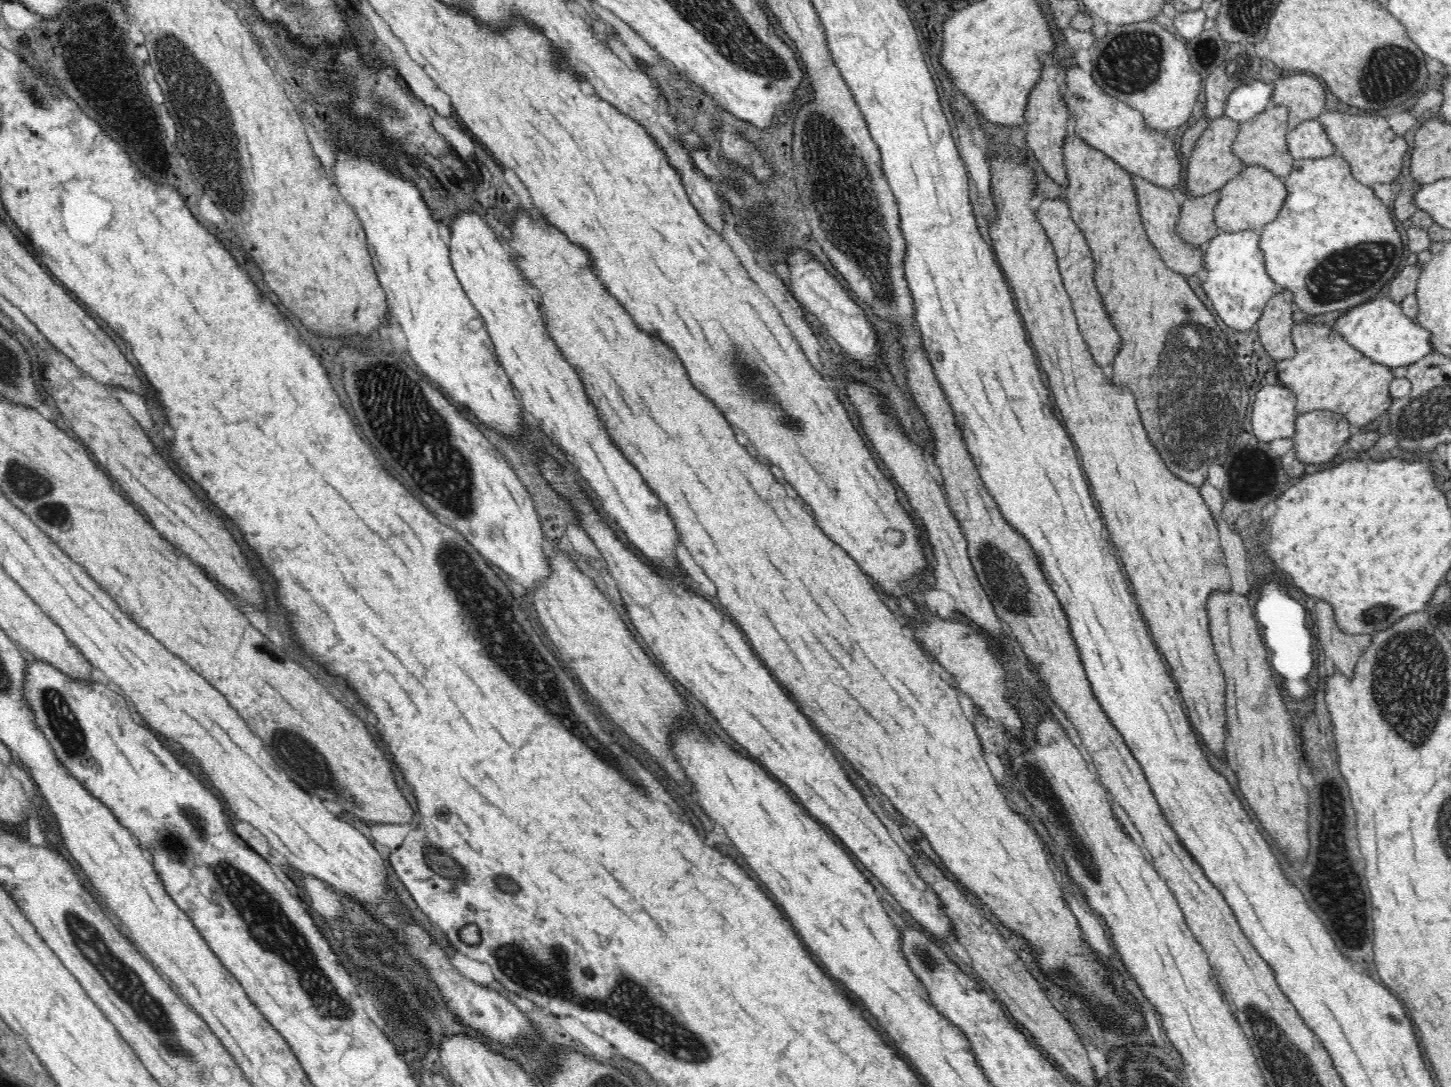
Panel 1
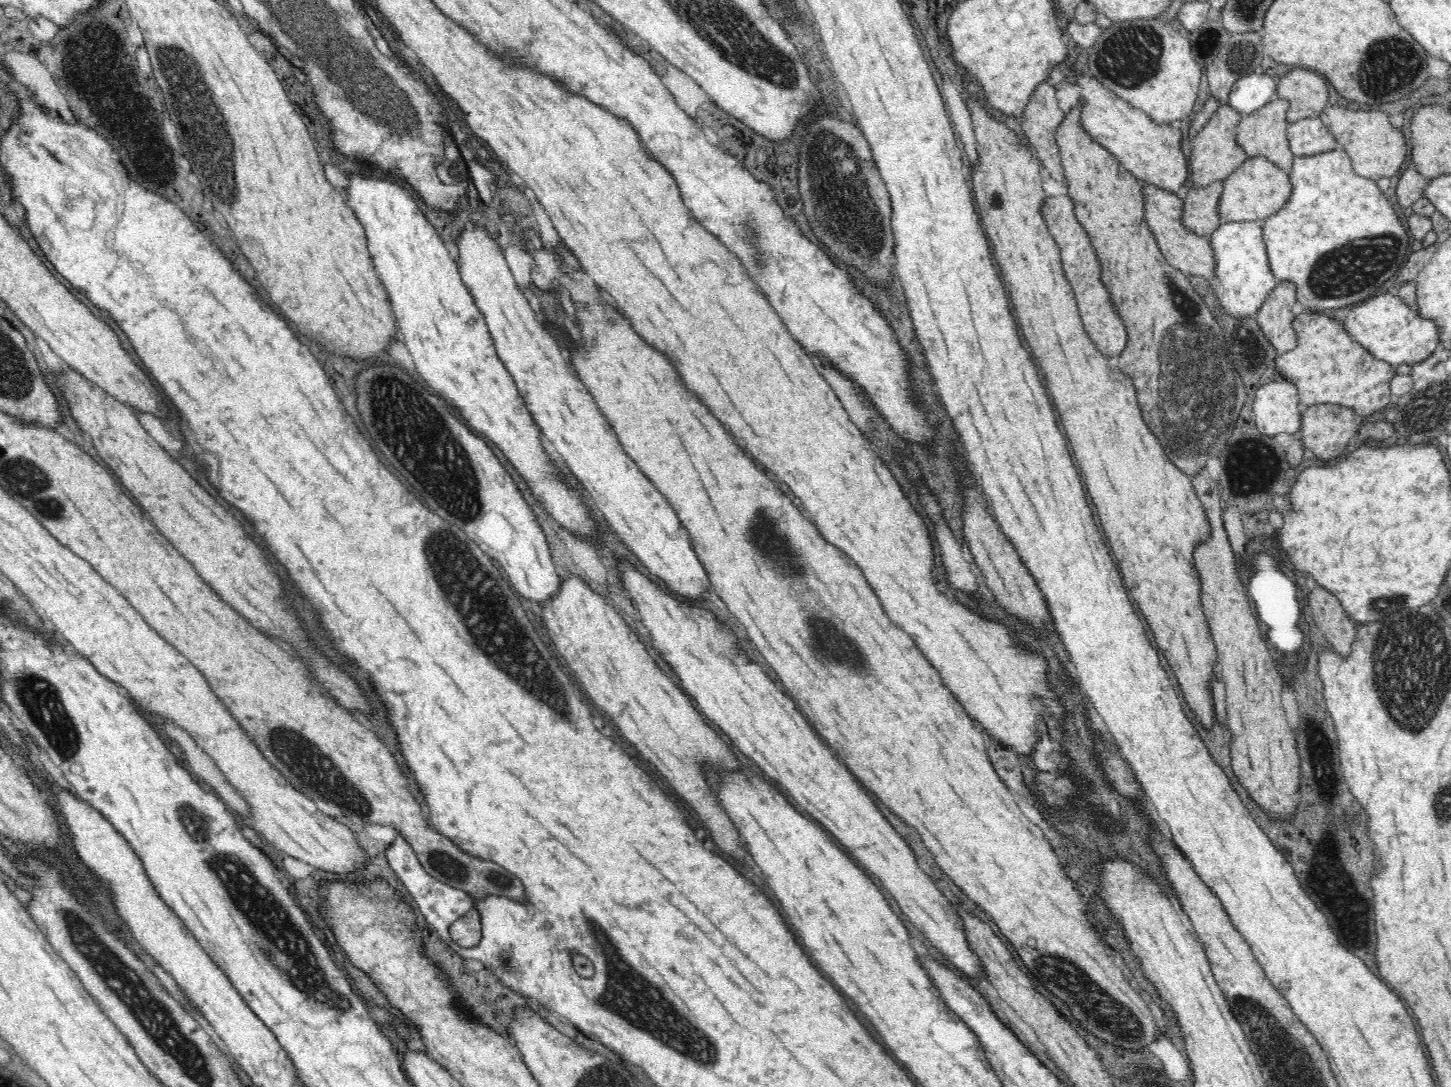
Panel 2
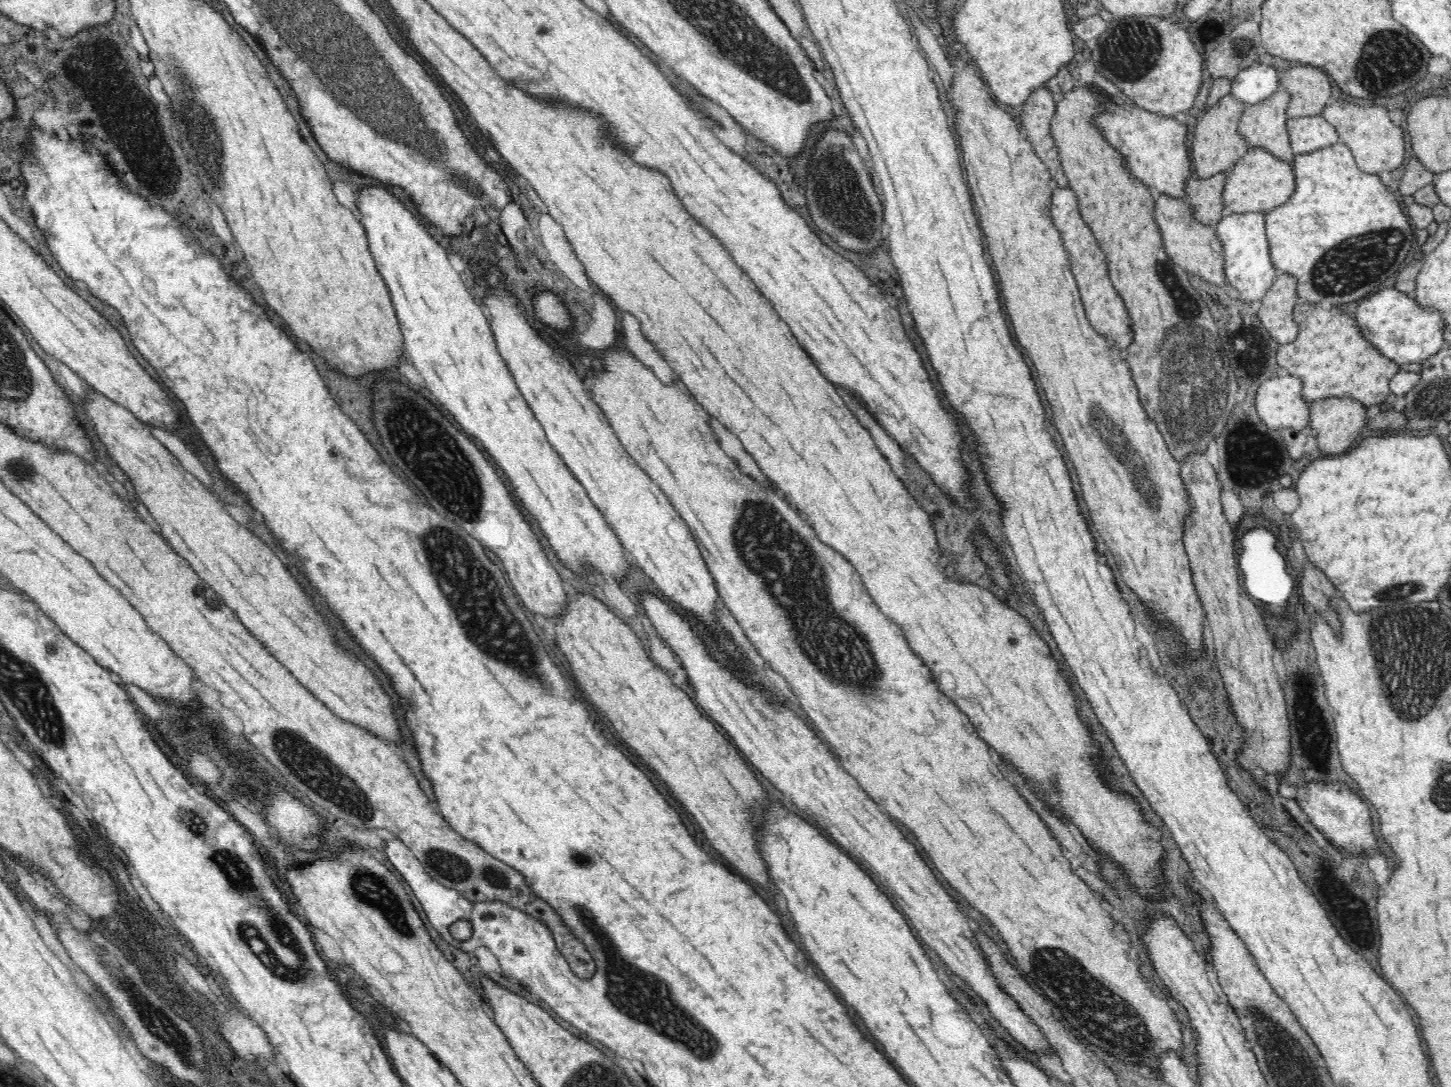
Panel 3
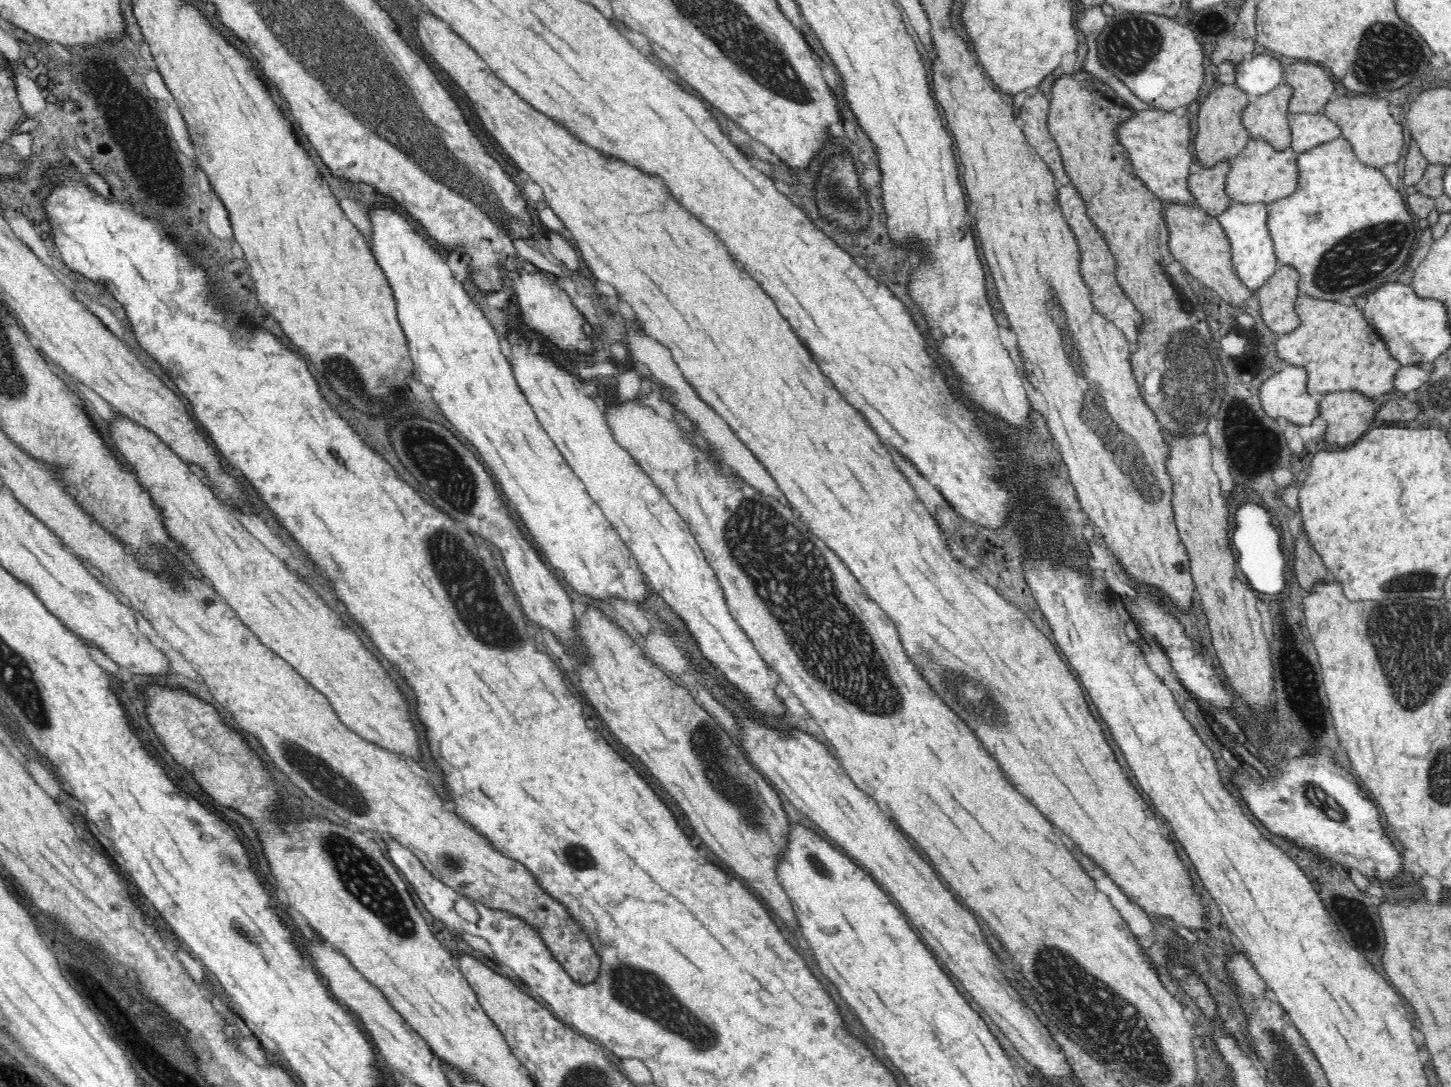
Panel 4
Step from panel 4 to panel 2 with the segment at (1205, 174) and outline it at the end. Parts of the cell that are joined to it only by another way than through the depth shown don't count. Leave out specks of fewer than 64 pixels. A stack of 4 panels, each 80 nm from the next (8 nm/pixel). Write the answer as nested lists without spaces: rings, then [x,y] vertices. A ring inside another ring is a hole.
[[[1224,182],[1210,183],[1208,187],[1192,187],[1183,190],[1183,225],[1195,234],[1210,236],[1218,226],[1219,200],[1224,188]]]

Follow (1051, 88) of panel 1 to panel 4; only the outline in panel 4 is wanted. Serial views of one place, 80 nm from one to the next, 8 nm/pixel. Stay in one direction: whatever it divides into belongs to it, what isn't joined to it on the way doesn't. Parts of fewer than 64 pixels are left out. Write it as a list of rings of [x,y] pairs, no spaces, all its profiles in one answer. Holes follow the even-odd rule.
[[[1040,91],[1025,100],[1020,108],[1020,125],[1027,142],[1036,150],[1040,158],[1046,162],[1052,172],[1057,186],[1069,185],[1063,160],[1057,143],[1052,139],[1048,129],[1049,98]]]

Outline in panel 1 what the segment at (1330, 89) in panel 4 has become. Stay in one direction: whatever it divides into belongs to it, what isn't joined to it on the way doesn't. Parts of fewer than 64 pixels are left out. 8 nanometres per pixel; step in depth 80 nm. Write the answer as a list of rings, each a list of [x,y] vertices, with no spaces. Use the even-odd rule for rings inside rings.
[[[1286,73],[1272,82],[1272,104],[1288,108],[1288,130],[1302,122],[1317,119],[1326,109],[1324,86],[1309,73]]]

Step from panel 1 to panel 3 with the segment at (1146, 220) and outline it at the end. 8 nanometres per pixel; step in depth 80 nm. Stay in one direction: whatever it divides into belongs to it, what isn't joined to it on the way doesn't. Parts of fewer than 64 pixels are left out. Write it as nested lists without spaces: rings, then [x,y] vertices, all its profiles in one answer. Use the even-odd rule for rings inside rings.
[[[1164,194],[1155,195],[1154,219],[1162,231],[1164,249],[1172,262],[1181,266],[1187,273],[1196,274],[1210,284],[1224,288],[1226,292],[1234,295],[1233,289],[1229,289],[1224,246],[1220,242],[1216,225],[1200,223],[1194,213],[1194,207],[1188,206],[1184,198],[1168,197]]]

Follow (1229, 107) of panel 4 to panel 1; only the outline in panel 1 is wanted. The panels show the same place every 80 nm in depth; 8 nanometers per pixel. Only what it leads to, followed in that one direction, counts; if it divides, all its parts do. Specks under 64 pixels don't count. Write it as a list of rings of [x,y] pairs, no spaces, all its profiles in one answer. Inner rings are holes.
[[[1218,116],[1213,124],[1204,130],[1188,159],[1186,170],[1186,190],[1188,195],[1204,195],[1212,191],[1221,191],[1230,179],[1234,179],[1244,167],[1243,162],[1232,152],[1231,147],[1235,142],[1240,124],[1231,116]]]

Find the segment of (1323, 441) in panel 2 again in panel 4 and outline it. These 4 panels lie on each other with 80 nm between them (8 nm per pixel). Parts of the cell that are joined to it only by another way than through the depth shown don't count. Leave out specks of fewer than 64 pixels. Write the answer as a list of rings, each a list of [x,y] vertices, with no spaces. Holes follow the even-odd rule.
[[[1358,390],[1332,391],[1319,397],[1319,417],[1327,424],[1322,440],[1329,446],[1348,446],[1367,432],[1378,410],[1374,399]]]

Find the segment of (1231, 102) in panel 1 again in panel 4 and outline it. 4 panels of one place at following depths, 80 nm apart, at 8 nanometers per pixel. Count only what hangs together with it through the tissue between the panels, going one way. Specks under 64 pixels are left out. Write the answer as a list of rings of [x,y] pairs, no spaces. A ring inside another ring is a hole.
[[[1264,53],[1249,57],[1235,68],[1235,84],[1248,96],[1256,97],[1284,82],[1284,66],[1278,59]]]

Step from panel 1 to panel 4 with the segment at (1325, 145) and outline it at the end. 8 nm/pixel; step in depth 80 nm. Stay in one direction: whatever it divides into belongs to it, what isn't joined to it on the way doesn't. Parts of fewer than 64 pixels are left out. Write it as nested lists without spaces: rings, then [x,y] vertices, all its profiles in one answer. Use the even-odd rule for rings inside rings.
[[[1322,112],[1317,114],[1291,114],[1288,121],[1292,132],[1291,147],[1295,154],[1317,148],[1341,138],[1338,125]]]

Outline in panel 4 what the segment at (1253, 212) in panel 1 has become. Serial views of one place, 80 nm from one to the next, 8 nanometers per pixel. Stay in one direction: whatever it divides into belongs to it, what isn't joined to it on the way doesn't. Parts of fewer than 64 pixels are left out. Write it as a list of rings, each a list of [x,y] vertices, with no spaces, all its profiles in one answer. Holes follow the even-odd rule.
[[[1250,138],[1244,151],[1230,160],[1230,166],[1226,187],[1227,195],[1233,203],[1261,201],[1267,205],[1297,190],[1299,178],[1297,155],[1290,147],[1284,151],[1276,151],[1276,148],[1264,139]]]

